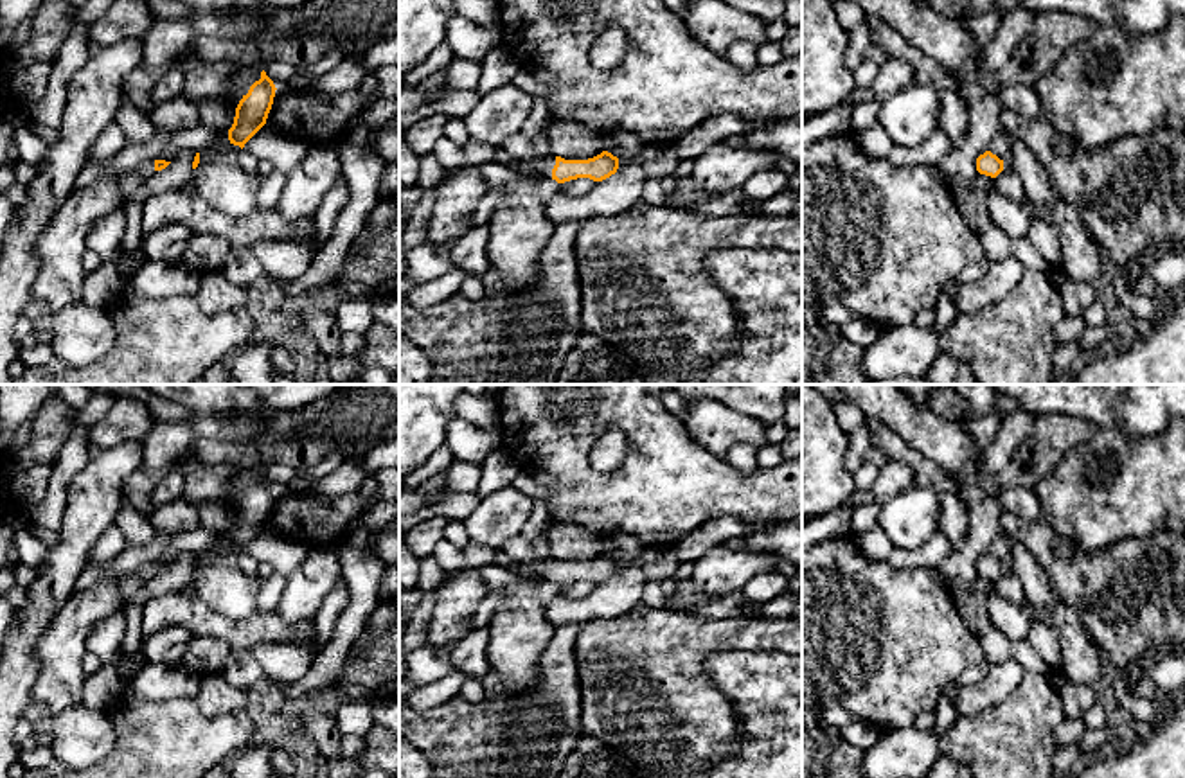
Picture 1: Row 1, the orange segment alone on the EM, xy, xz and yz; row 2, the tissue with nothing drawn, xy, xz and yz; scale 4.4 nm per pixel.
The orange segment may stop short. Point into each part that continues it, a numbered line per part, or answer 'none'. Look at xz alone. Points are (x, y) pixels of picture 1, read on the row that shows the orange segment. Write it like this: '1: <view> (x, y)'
1: xz (522, 148)

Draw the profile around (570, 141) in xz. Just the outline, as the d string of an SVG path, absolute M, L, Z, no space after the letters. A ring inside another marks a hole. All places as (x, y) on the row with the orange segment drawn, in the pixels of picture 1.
M552 120L545 135L550 153L565 160L588 160L604 151L602 137L579 122Z

